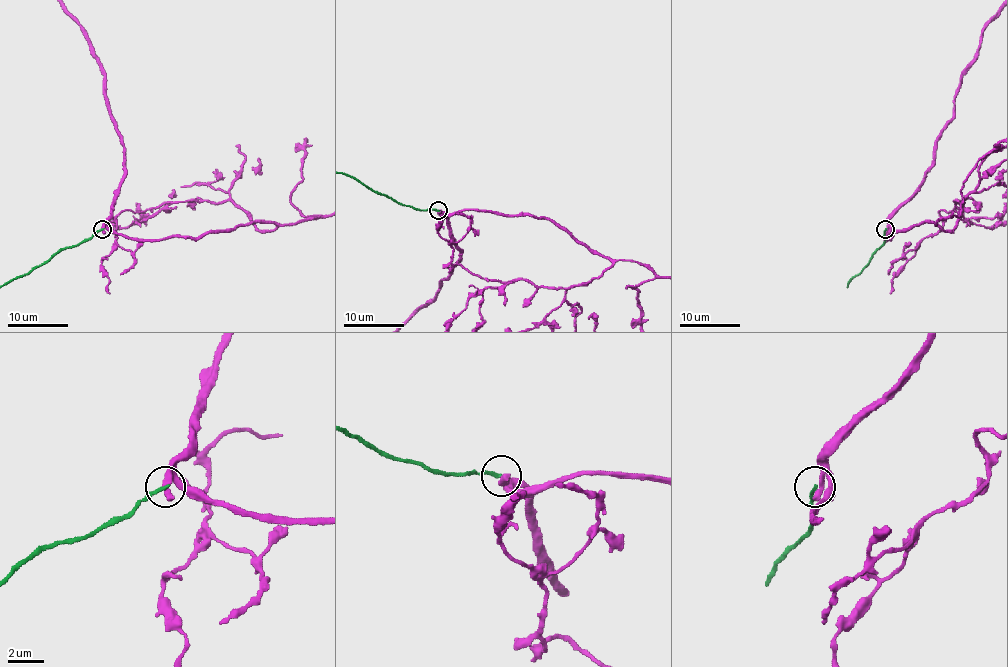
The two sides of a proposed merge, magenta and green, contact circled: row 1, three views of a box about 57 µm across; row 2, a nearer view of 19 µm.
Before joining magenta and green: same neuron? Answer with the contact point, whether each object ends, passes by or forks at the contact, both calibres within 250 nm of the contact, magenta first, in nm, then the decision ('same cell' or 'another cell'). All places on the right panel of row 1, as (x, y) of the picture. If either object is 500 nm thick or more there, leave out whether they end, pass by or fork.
(885, 229) | magenta ends | green ends | 400/180 nm | another cell

